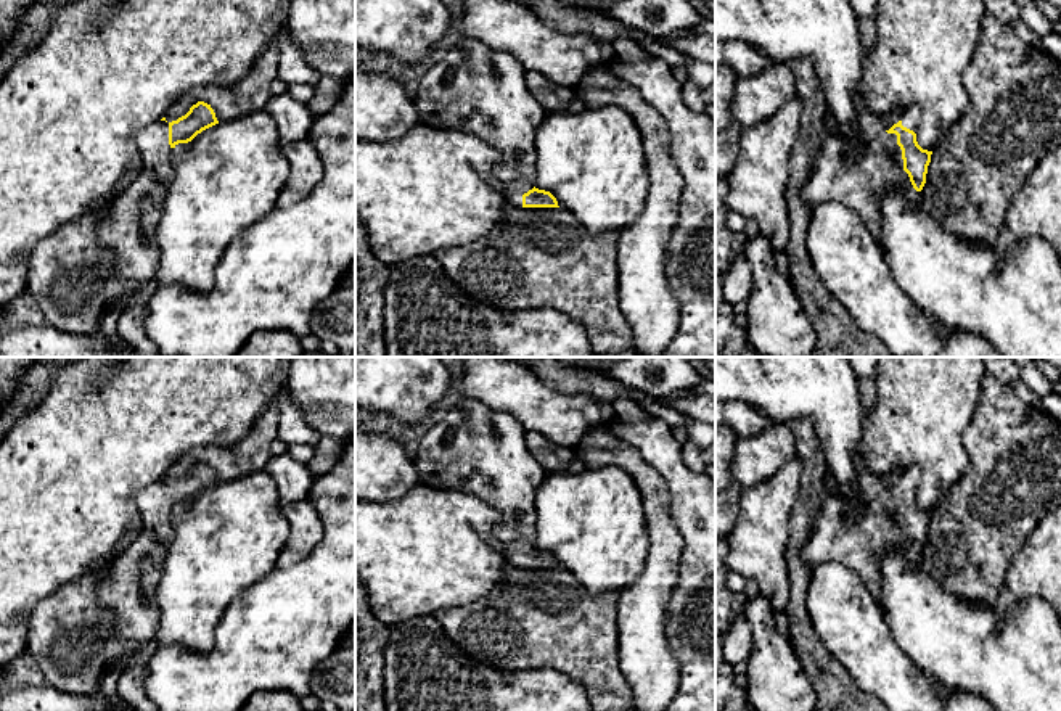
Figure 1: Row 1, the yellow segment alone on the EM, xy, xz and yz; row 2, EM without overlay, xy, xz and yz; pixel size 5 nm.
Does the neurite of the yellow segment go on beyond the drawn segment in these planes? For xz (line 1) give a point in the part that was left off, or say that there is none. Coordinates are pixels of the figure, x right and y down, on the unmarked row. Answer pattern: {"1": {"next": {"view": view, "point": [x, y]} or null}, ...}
{"1": {"next": {"view": "xz", "point": [473, 449]}}}

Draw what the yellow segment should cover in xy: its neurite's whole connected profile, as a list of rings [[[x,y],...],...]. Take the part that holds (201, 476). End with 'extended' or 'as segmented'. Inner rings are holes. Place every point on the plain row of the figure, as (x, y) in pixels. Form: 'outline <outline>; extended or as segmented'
outline [[[198,462],[177,481],[146,486],[135,503],[141,531],[133,534],[98,574],[98,605],[109,613],[111,632],[141,651],[154,643],[159,624],[156,590],[174,540],[172,512],[219,484],[214,470]]]; extended

